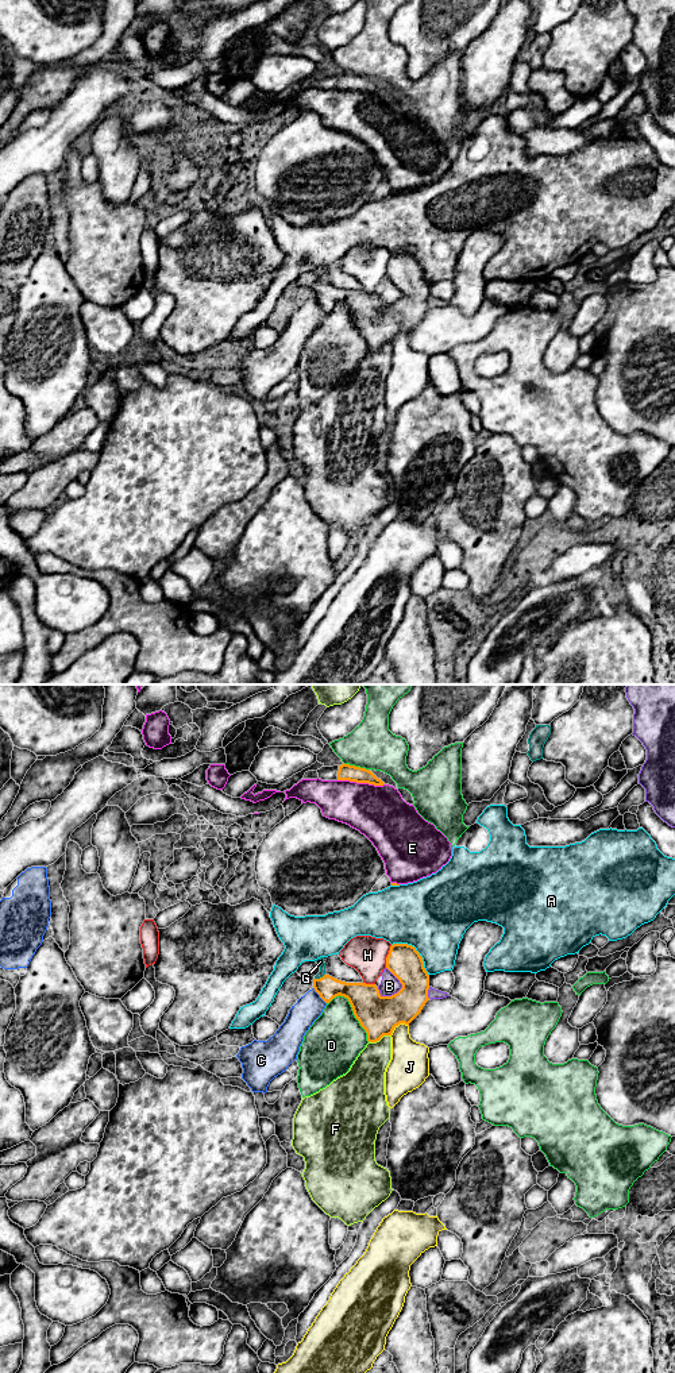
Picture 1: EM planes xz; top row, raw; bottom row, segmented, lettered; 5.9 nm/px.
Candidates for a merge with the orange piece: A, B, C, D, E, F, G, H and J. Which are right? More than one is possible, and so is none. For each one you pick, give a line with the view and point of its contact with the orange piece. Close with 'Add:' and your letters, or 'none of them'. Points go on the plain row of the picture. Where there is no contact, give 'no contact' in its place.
G: contact xz (320, 286)
Add: G

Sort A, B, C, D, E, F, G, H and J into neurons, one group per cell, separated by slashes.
A / B F / C / D / E / G / H / J

